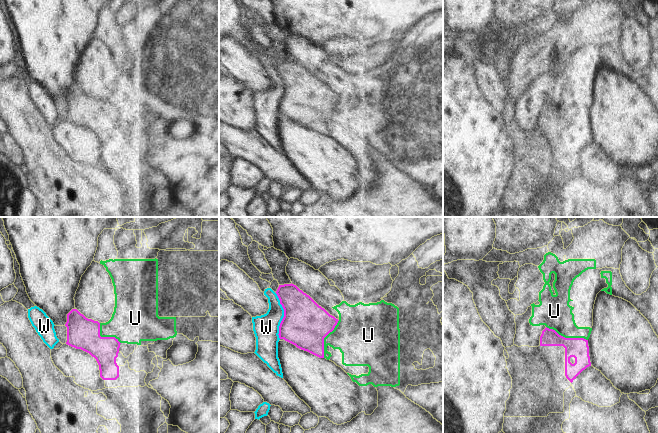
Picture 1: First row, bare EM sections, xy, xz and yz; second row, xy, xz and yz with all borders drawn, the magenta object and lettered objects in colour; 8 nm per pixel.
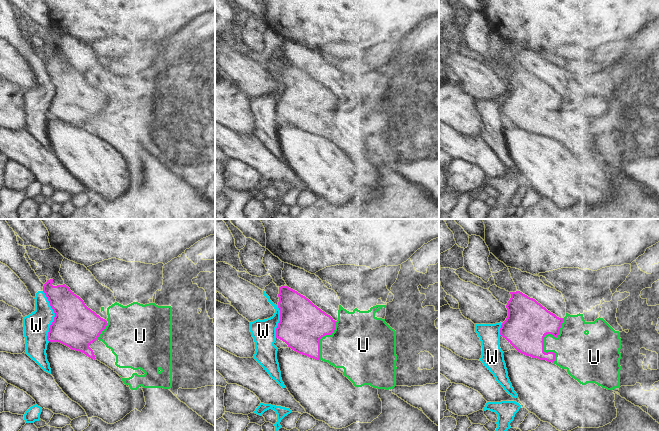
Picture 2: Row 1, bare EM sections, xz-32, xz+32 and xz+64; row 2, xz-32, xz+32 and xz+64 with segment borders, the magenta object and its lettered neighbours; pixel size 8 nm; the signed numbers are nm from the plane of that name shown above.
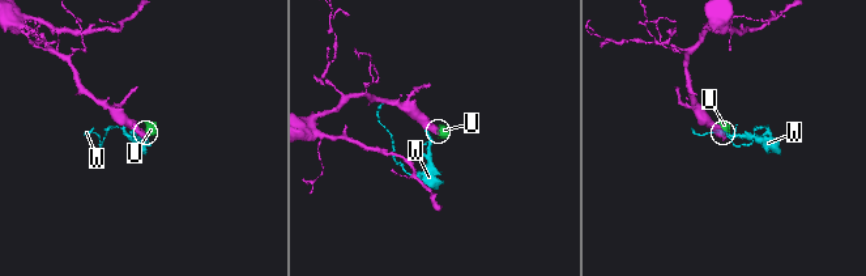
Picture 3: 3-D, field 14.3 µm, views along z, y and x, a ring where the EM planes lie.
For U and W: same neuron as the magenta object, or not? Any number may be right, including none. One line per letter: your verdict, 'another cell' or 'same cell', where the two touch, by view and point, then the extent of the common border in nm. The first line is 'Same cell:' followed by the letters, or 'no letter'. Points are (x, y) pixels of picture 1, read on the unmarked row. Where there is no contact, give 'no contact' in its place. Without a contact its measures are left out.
Same cell: no letter
U: another cell; contact yz (567, 114); length 360 nm
W: another cell; contact xz (284, 92); length 380 nm

